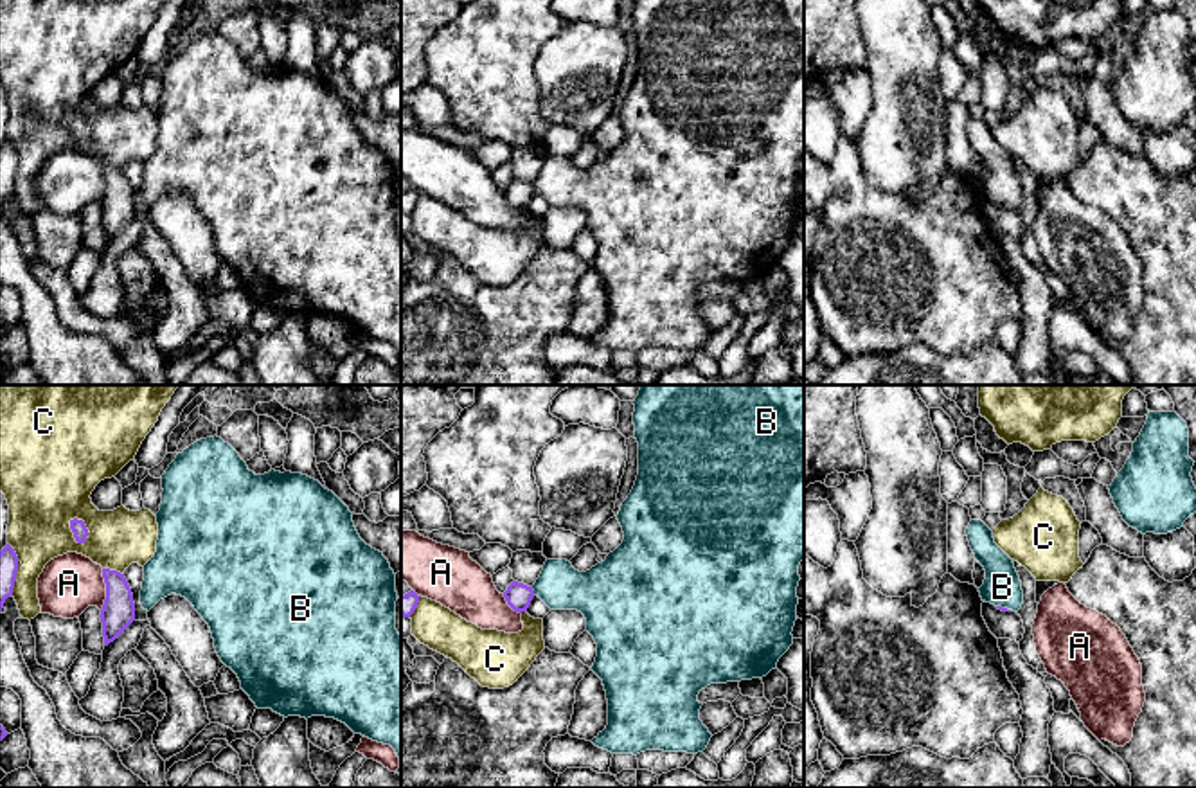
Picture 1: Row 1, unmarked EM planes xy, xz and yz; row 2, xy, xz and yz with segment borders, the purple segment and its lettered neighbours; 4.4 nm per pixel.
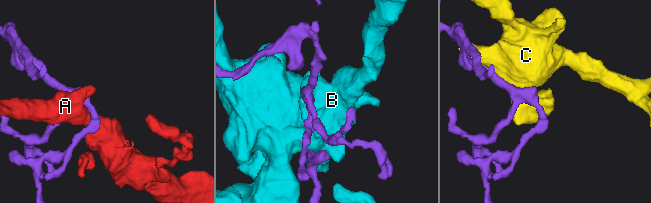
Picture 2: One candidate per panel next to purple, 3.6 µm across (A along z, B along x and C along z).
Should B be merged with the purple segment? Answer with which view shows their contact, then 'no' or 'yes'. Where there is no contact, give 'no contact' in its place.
xz | no

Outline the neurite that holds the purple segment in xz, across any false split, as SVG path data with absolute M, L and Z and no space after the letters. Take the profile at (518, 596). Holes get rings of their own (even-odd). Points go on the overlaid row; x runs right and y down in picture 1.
M513 581L507 587L507 590L504 592L504 597L514 612L522 613L522 612L527 612L531 601L534 597L534 590L532 590L532 587Z

